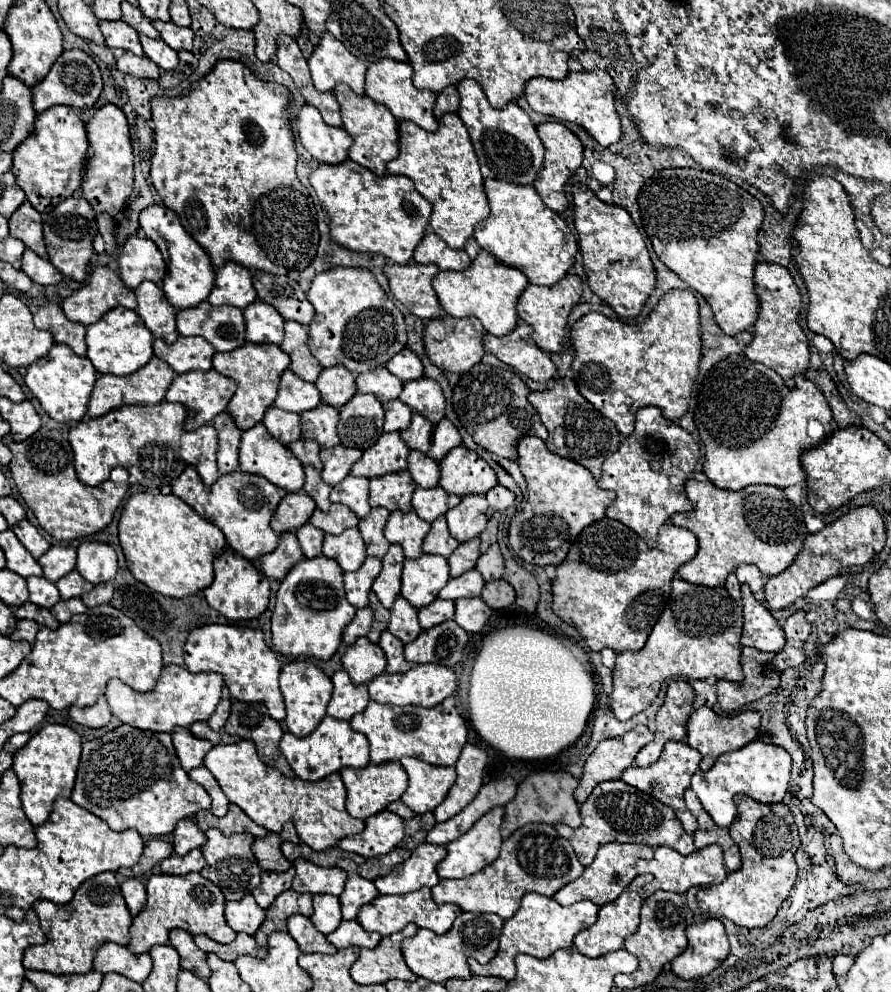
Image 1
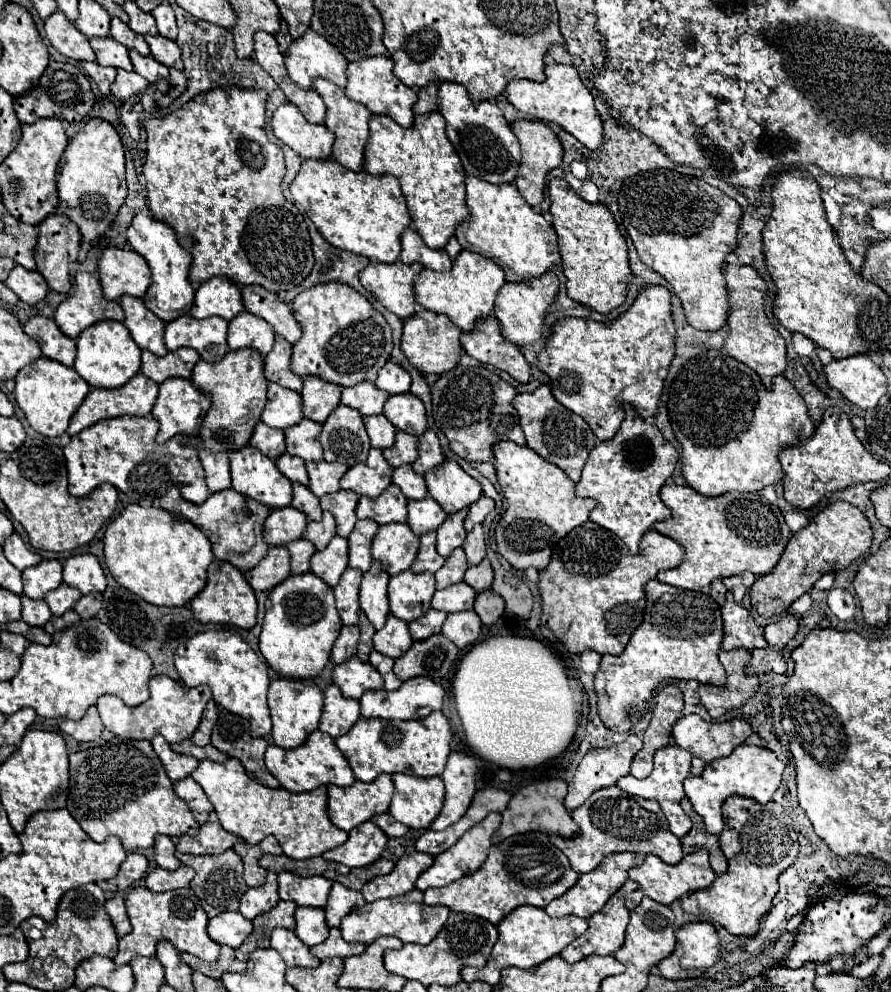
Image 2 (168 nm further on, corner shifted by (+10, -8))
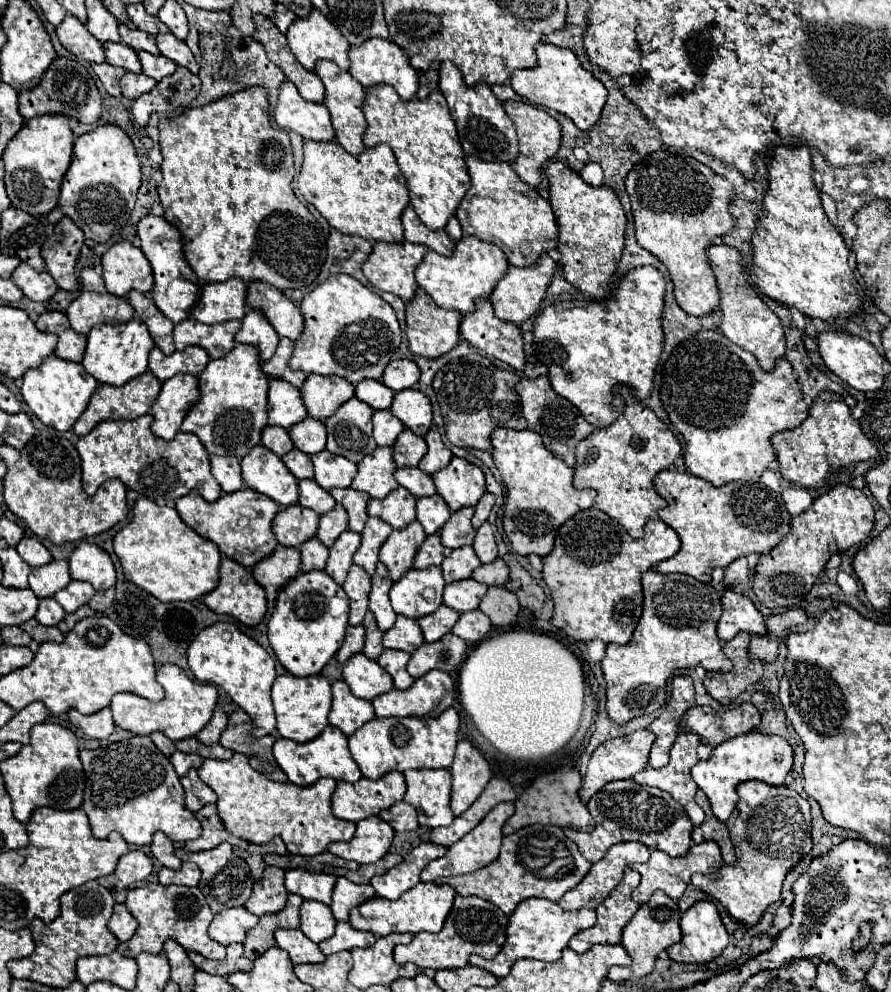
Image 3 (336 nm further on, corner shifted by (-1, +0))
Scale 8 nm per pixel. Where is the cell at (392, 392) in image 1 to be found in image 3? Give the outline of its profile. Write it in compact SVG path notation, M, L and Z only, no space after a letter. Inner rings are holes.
M368 379L368 381L360 381L356 385L356 397L360 401L368 403L372 409L390 409L394 391L390 387L386 387L382 381Z

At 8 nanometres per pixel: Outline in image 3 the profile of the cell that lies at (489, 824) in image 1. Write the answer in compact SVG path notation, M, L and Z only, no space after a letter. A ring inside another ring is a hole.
M514 803L496 805L496 807L486 815L486 819L476 825L474 831L470 831L466 837L462 837L462 841L450 845L450 847L448 847L448 853L446 853L444 857L430 861L430 863L424 867L420 879L422 879L422 881L436 881L436 879L440 879L440 877L472 873L472 871L476 871L476 869L482 869L484 865L490 865L490 863L498 857L498 853L500 853L502 825L512 817L512 813L514 813Z

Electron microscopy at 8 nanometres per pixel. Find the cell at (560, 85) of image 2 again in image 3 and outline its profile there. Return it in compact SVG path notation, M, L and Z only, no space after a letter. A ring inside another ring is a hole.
M540 43L536 47L536 55L538 55L536 67L520 69L512 75L512 79L510 79L512 89L534 105L564 113L566 117L570 117L574 121L574 125L578 129L582 129L582 131L592 129L598 123L600 111L606 103L606 97L608 97L606 87L588 69L582 67L578 57L570 49L560 49L550 43Z

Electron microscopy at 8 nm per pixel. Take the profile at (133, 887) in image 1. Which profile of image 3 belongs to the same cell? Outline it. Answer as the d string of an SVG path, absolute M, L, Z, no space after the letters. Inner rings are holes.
M116 903L114 905L114 913L108 921L108 929L118 937L118 941L126 941L134 935L136 931L136 921L134 921L134 915L126 909L124 903Z

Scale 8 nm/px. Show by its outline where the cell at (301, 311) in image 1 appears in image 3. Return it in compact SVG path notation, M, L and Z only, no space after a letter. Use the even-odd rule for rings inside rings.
M254 281L248 285L248 303L254 309L262 309L266 319L272 323L280 337L296 341L304 329L304 317L300 309L278 289L266 285L264 281Z

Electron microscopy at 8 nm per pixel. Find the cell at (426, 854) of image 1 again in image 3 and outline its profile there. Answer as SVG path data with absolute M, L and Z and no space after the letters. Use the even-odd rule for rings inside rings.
M420 843L410 851L410 855L396 865L394 869L386 871L384 875L372 877L370 885L376 889L378 897L384 899L398 899L402 893L412 889L420 883L420 871L434 859L446 855L446 849L434 843Z

